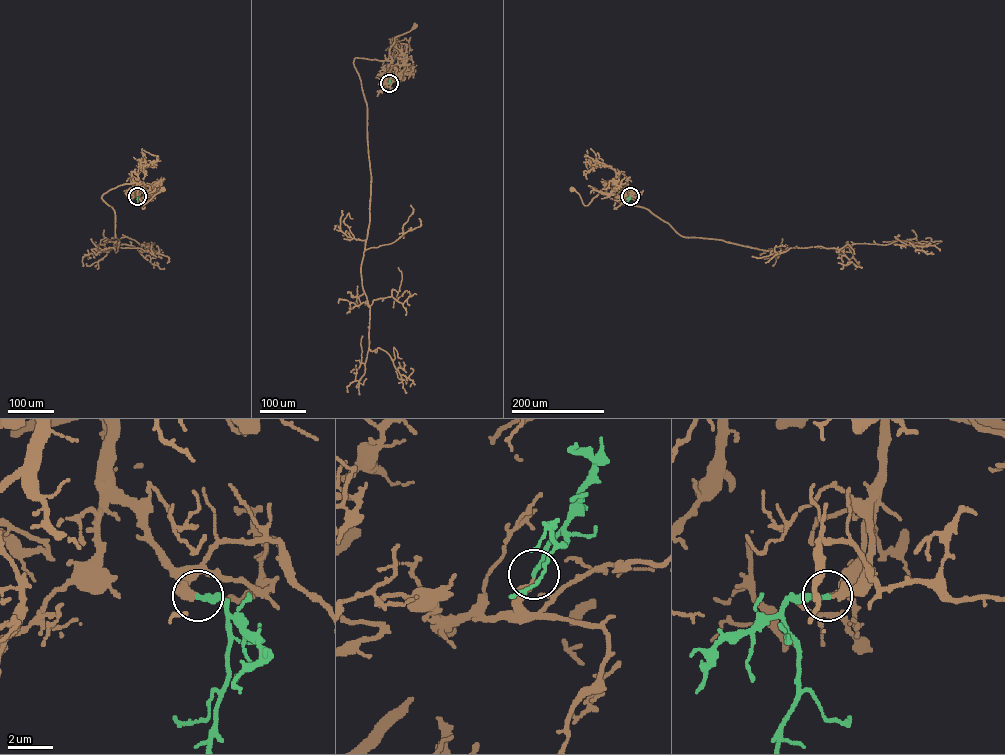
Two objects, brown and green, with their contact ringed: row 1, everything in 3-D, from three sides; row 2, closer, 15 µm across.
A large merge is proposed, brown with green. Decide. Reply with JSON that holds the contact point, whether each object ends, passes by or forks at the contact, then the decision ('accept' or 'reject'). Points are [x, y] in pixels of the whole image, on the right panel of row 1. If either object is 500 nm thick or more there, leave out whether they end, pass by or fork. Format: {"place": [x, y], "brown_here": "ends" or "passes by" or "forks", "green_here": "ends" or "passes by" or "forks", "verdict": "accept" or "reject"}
{"place": [630, 196], "brown_here": "ends", "green_here": "ends", "verdict": "accept"}

